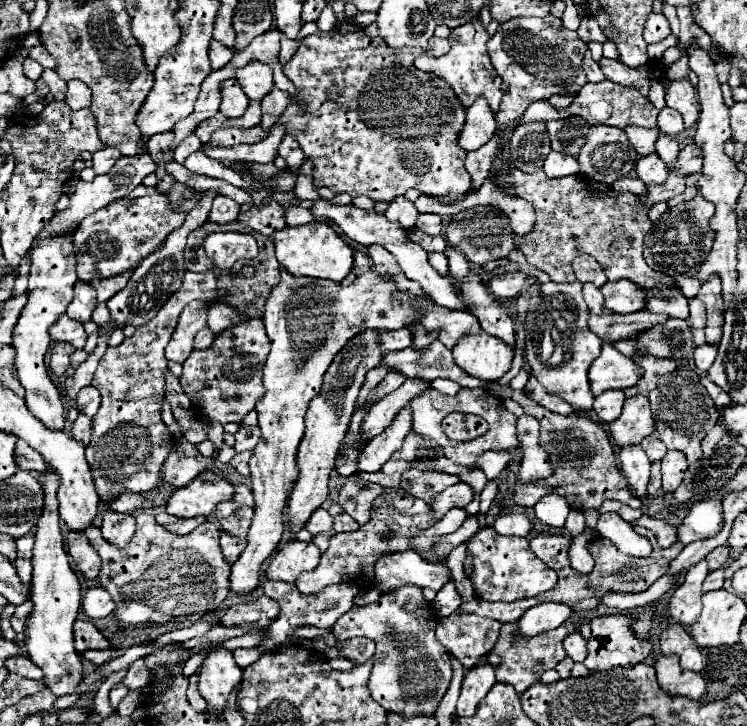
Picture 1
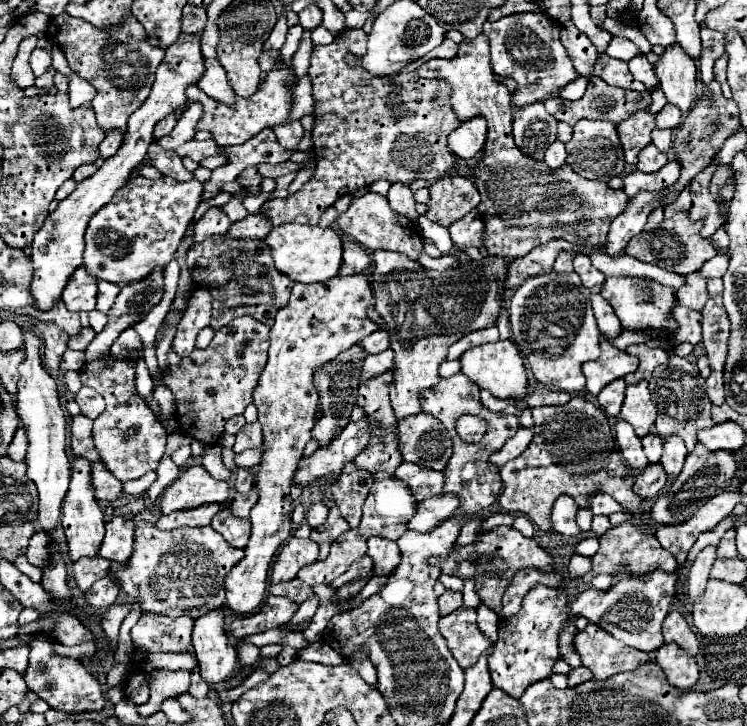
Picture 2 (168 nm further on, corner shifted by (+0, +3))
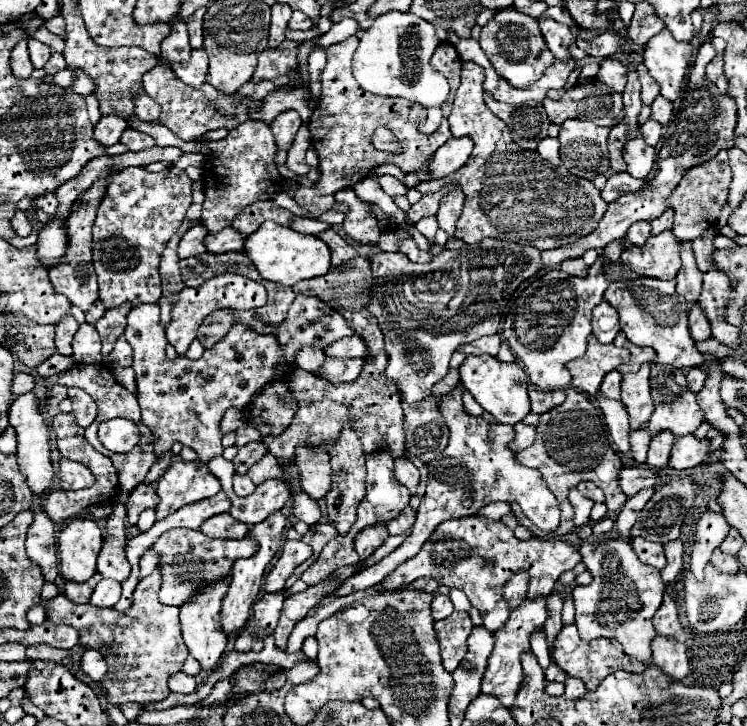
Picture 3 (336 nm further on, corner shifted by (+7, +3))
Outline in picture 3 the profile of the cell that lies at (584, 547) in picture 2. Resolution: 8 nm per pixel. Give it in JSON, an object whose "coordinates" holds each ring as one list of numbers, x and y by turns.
{"coordinates":[[459,518,459,520,447,520,443,524,439,524,435,528,435,532,429,536,429,540,423,544,421,552,413,558,409,558,407,562,403,562,397,570,393,570,383,582,369,586,365,590,357,590,349,596,337,598,331,604,325,604,323,608,319,608,313,616,303,618,301,622,295,624,289,640,287,640,287,648,285,652,295,652,301,650,301,644,307,636,315,634,315,628,321,620,337,614,339,610,343,610,347,604,353,604,365,596,377,594,383,588,385,590,395,590,401,588,417,578,433,578,439,584,445,584,449,588,459,588,467,594,469,602,481,612,483,618,483,626,489,632,499,630,505,620,509,618,509,606,505,604,503,596,501,596,501,588,505,584,505,580,509,580,509,576,521,568,529,570,531,574,531,584,529,584,529,592,527,596,549,596,551,590,555,588,557,578,575,568,581,562,581,554,577,548,573,548,567,542,561,540,541,540,541,538,529,538,529,540,519,540,515,538,513,530,507,528,503,522,499,520,483,520,483,518]]}

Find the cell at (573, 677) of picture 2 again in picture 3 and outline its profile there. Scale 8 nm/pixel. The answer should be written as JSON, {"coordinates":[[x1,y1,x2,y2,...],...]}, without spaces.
{"coordinates":[[569,676,567,680,565,680,565,698,567,700,577,700,577,698,581,698,583,694,585,694,585,684,579,680,579,678,573,678,573,676]]}

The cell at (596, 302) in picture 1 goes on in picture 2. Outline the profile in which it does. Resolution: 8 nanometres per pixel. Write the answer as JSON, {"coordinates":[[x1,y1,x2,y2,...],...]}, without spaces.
{"coordinates":[[592,294,592,308,594,308,594,316,598,322,600,334,606,338,616,338,622,326,620,326,620,320,616,320,614,308,600,294]]}

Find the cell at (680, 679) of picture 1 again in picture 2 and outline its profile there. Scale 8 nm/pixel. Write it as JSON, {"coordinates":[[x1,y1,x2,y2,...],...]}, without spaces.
{"coordinates":[[664,644,656,652,656,662,668,676,668,682,680,690,690,690,698,682,698,666,694,656,682,652,678,644]]}

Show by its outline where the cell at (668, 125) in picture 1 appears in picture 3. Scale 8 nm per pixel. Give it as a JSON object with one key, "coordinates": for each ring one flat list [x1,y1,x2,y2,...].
{"coordinates":[[657,96,655,98,655,102,651,104,651,118,655,120,655,122,659,122,659,124,667,124,669,122,669,118,671,118,671,110,673,110,673,106,671,106,671,102,669,100,665,100,663,96]]}

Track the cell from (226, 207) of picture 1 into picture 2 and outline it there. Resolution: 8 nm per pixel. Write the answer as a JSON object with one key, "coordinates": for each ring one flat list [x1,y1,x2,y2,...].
{"coordinates":[[210,208,196,224,194,224,194,242,204,242,210,236,218,236,218,234,226,234,230,228,230,220,228,216,224,216,224,212,220,208]]}

